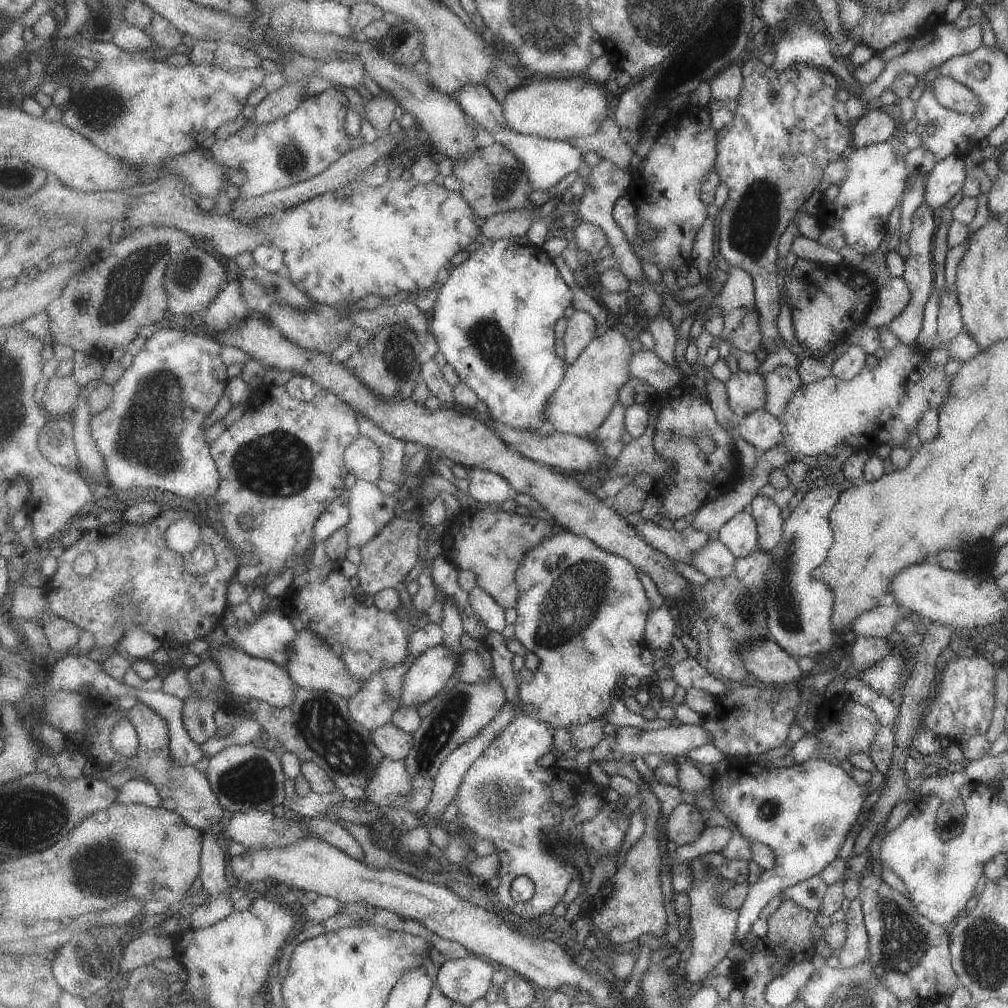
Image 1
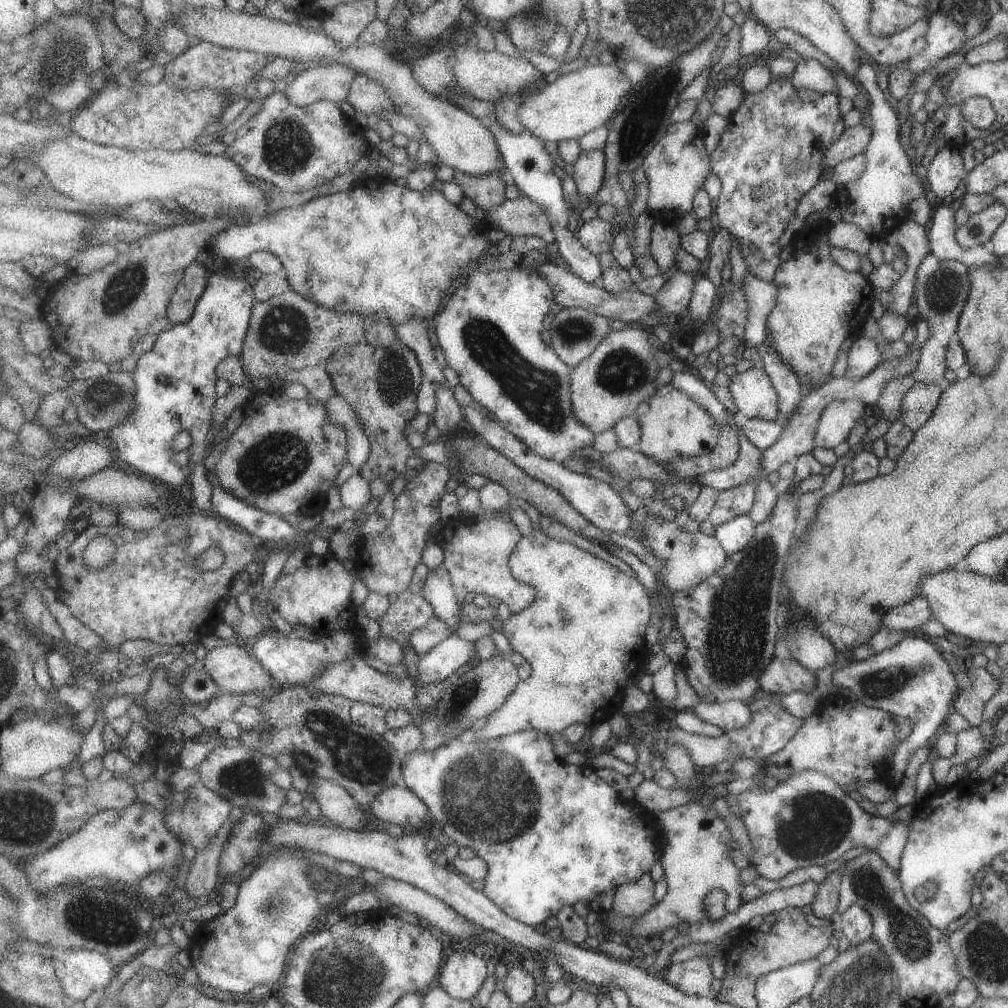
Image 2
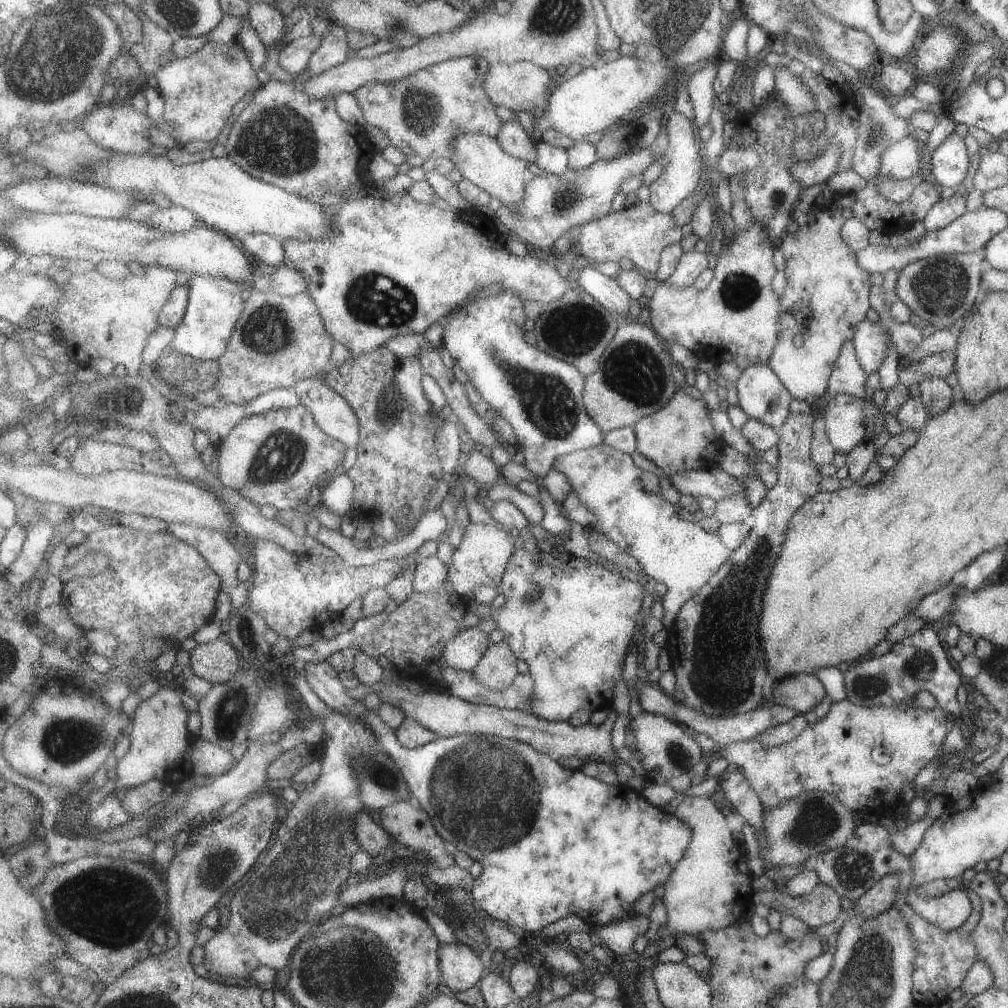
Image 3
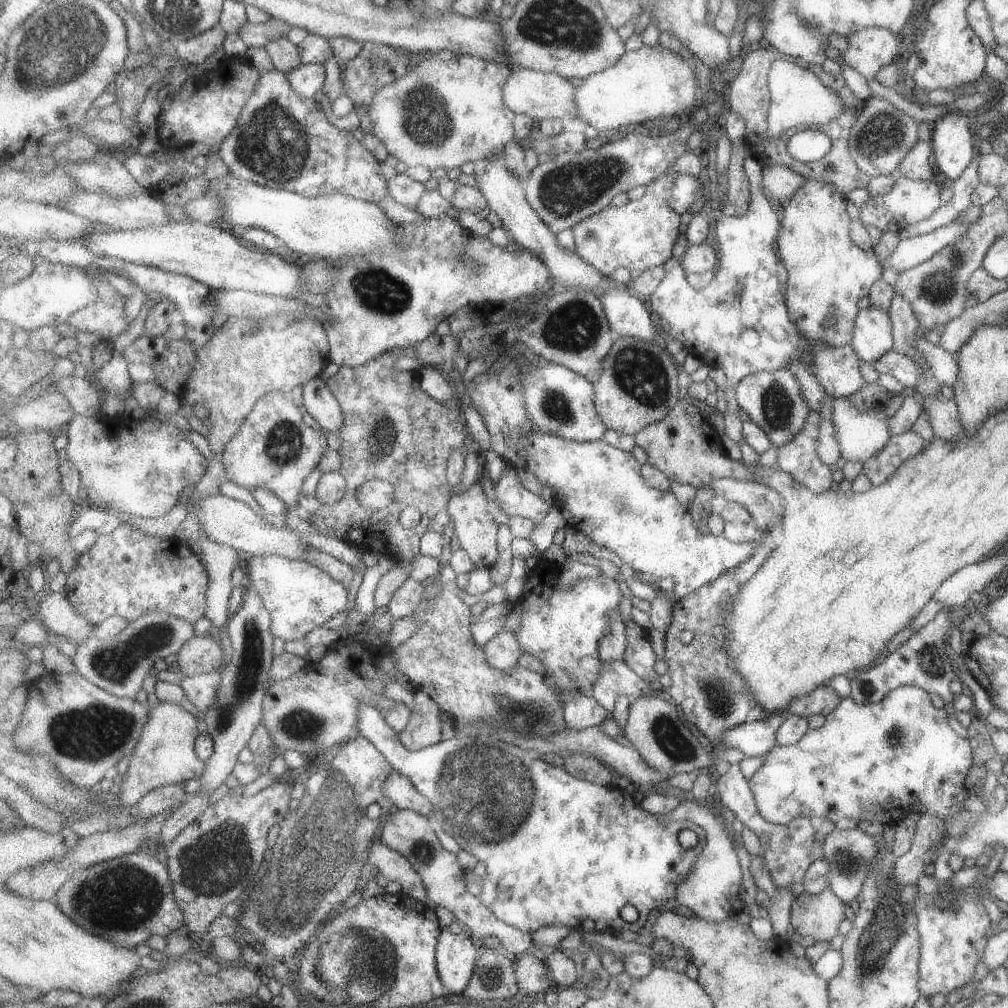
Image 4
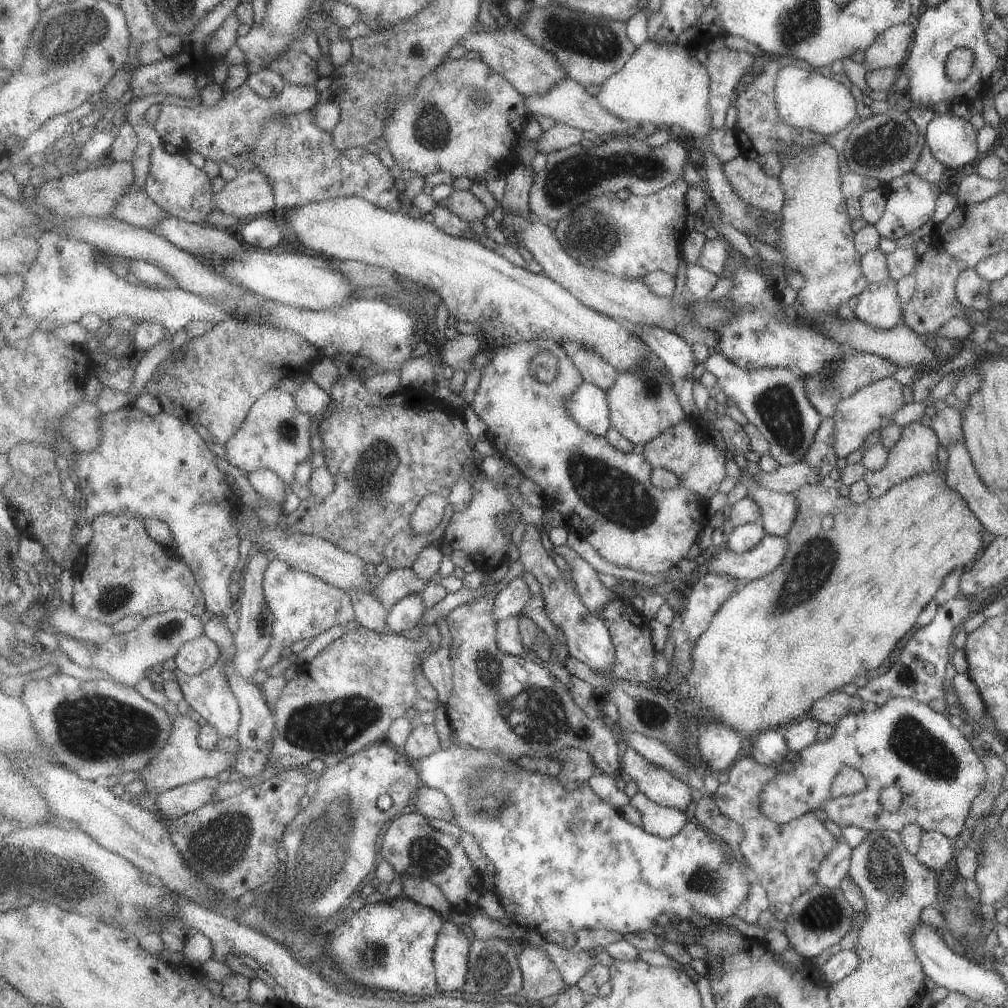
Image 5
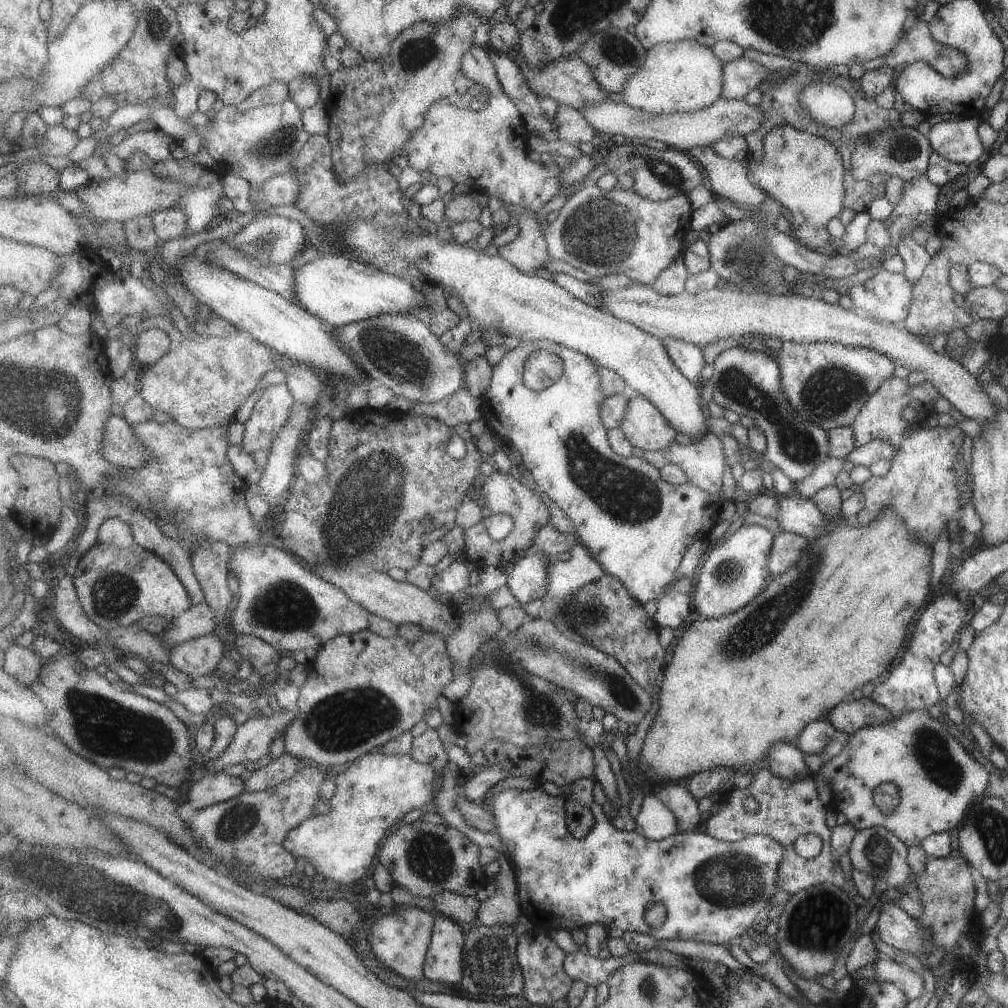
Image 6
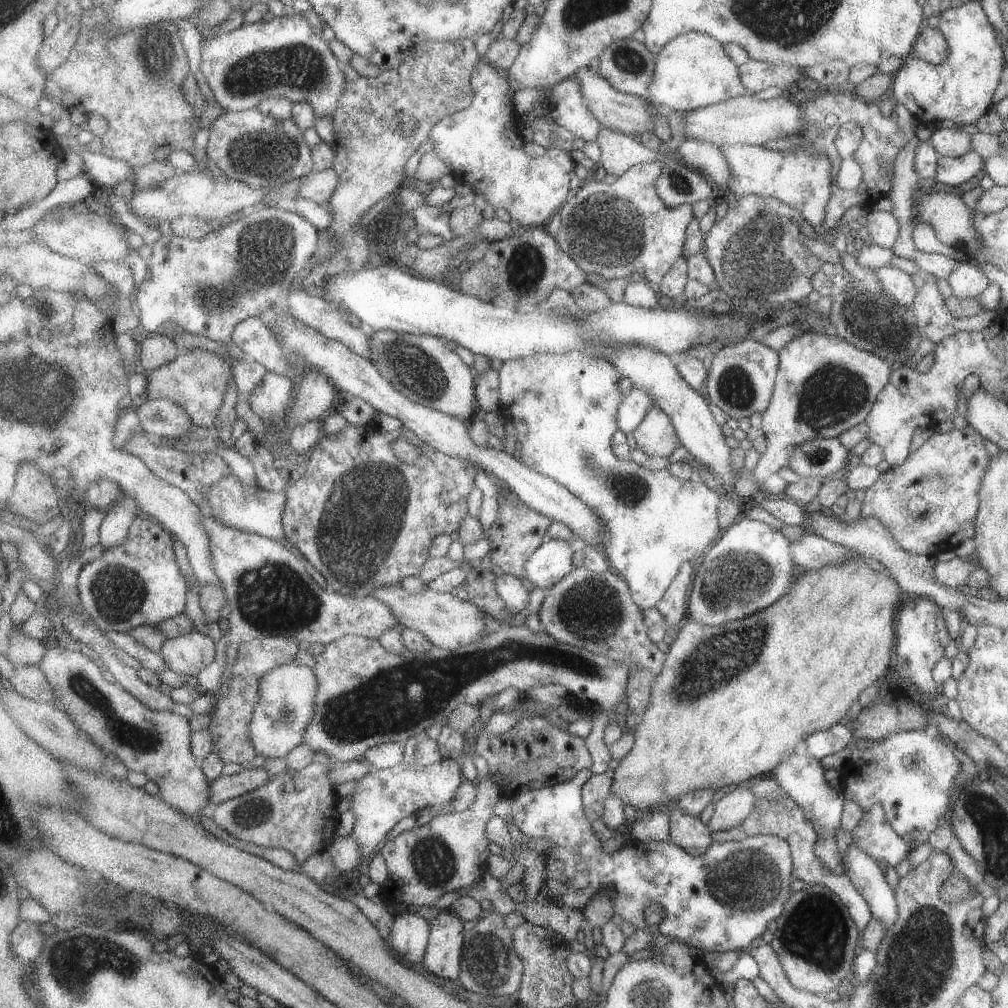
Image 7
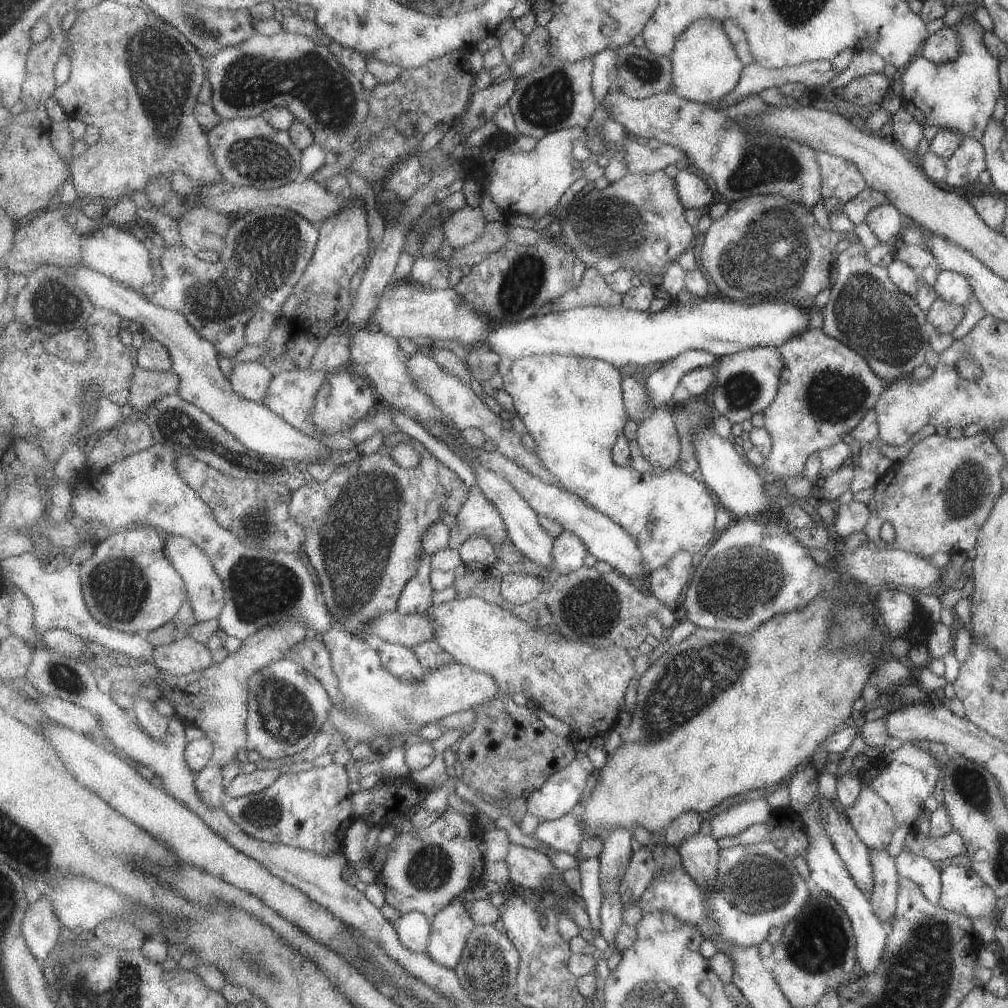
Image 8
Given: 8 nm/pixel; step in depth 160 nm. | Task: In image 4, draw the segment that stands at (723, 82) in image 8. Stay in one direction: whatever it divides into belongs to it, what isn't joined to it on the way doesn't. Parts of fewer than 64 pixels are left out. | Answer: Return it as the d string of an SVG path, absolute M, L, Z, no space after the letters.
M659 43L653 46L643 45L637 50L625 53L616 65L584 78L581 85L576 88L576 111L578 119L586 126L596 129L599 134L631 127L641 129L647 127L647 120L653 120L659 116L679 116L679 114L693 112L697 108L699 87L695 70L689 66L687 60Z

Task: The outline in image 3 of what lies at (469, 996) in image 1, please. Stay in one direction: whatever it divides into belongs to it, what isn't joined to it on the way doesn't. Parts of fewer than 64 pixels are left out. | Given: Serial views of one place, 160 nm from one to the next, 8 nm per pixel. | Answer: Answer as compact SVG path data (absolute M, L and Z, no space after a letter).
M453 941L441 945L442 982L455 992L472 989L486 975L480 954Z

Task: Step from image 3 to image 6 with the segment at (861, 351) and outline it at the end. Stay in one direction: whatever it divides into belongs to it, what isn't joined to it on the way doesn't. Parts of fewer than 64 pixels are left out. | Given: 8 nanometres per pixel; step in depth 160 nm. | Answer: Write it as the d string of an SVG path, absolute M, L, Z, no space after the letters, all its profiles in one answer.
M879 268L871 278L861 284L853 284L846 294L850 296L852 304L865 312L870 319L900 325L910 305L912 284L902 272L892 273Z

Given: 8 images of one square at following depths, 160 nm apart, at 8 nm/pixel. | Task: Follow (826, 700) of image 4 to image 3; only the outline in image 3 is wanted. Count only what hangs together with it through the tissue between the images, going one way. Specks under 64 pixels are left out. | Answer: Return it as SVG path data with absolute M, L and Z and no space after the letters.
M795 674L773 682L772 700L777 705L793 707L802 715L827 698L825 686L818 676Z

